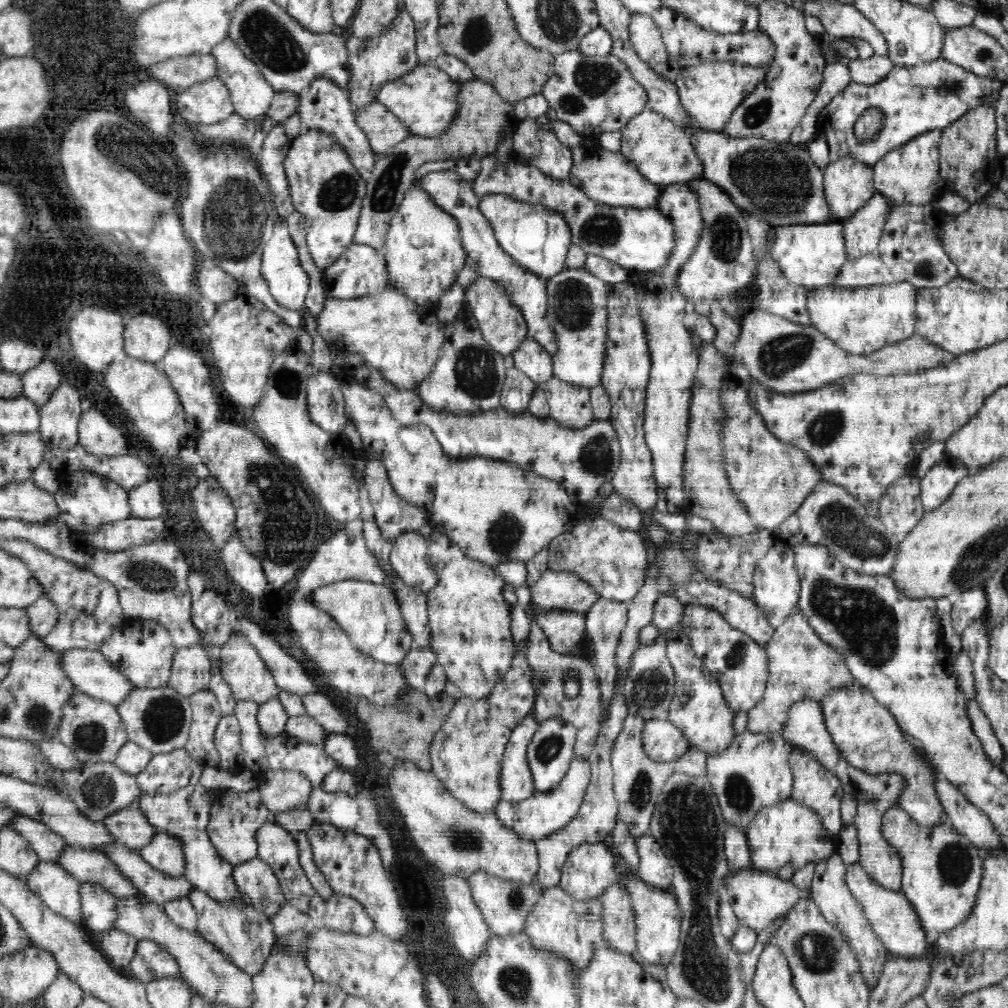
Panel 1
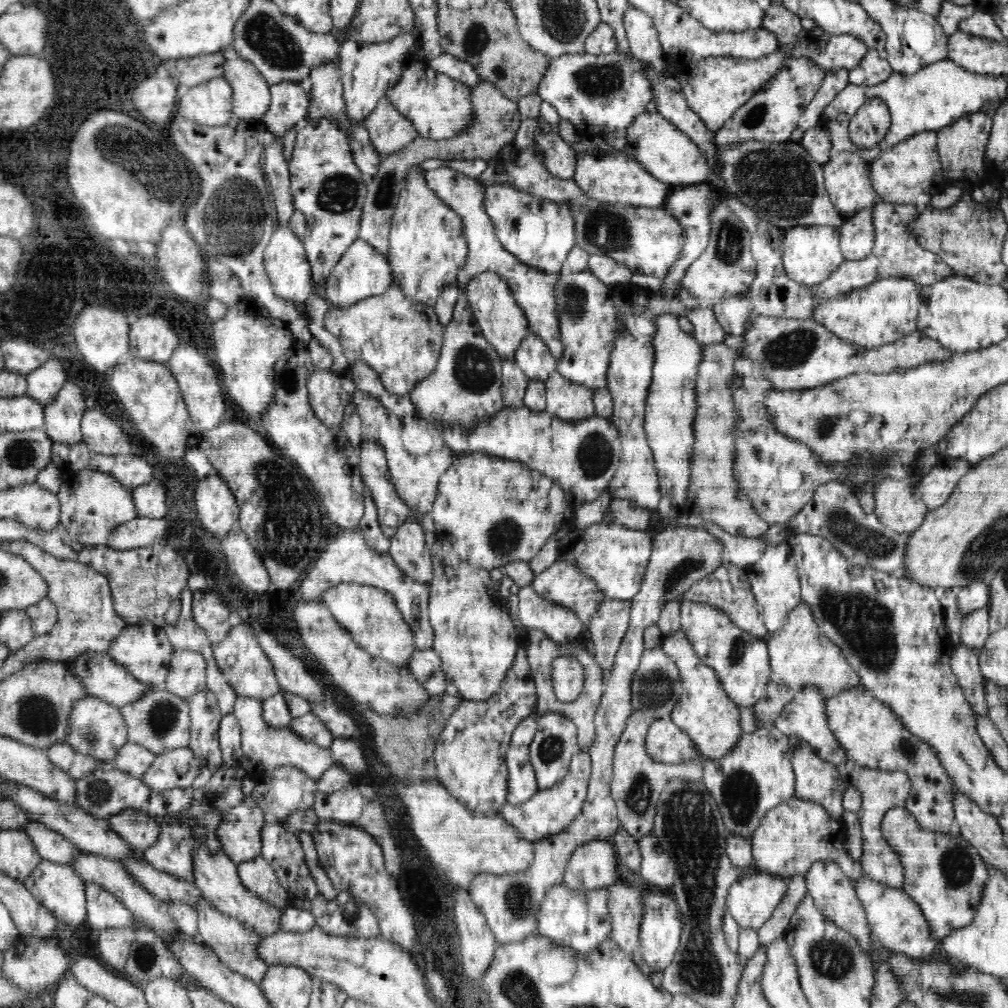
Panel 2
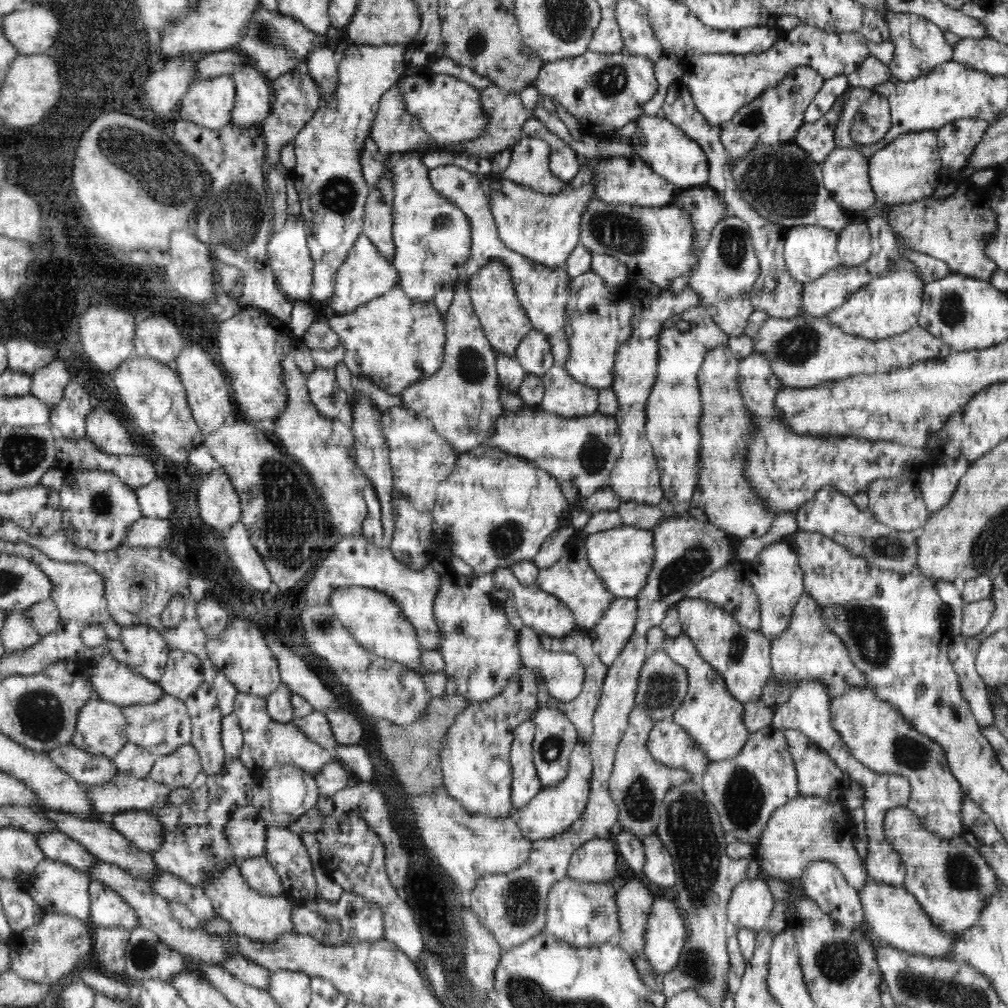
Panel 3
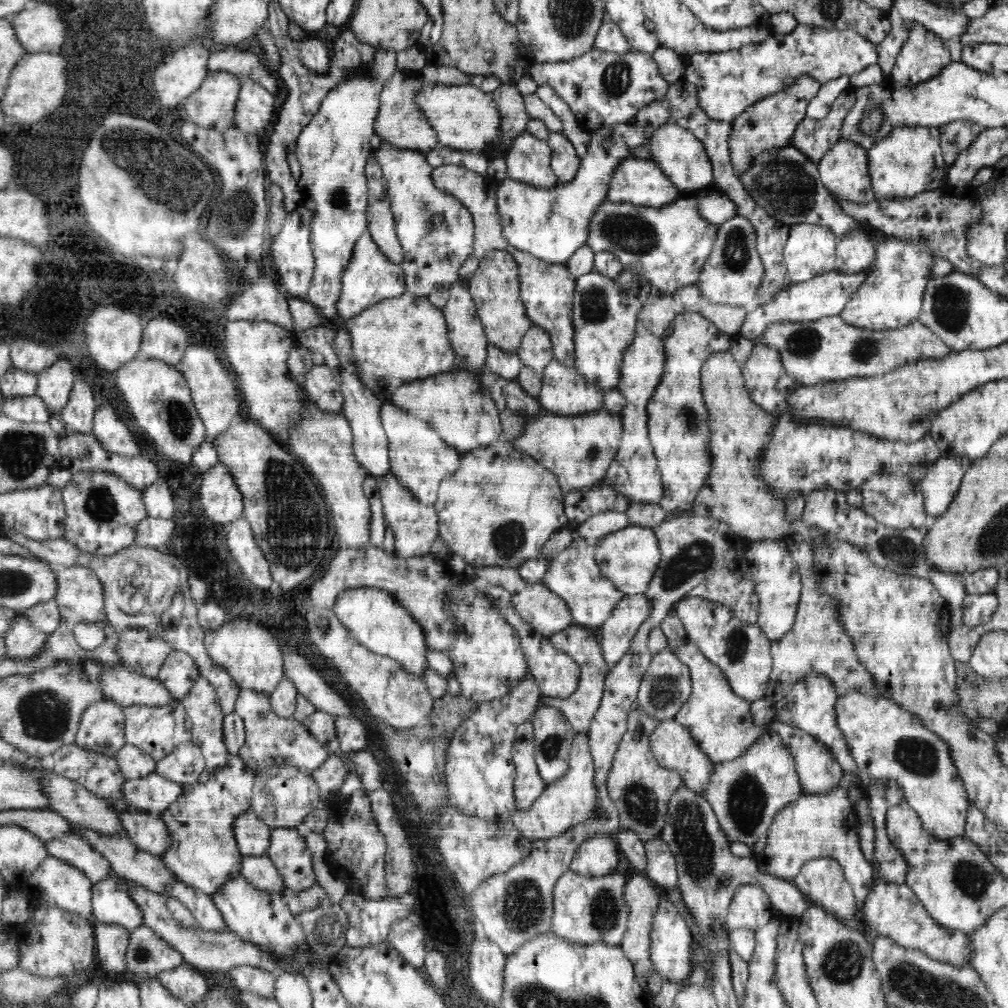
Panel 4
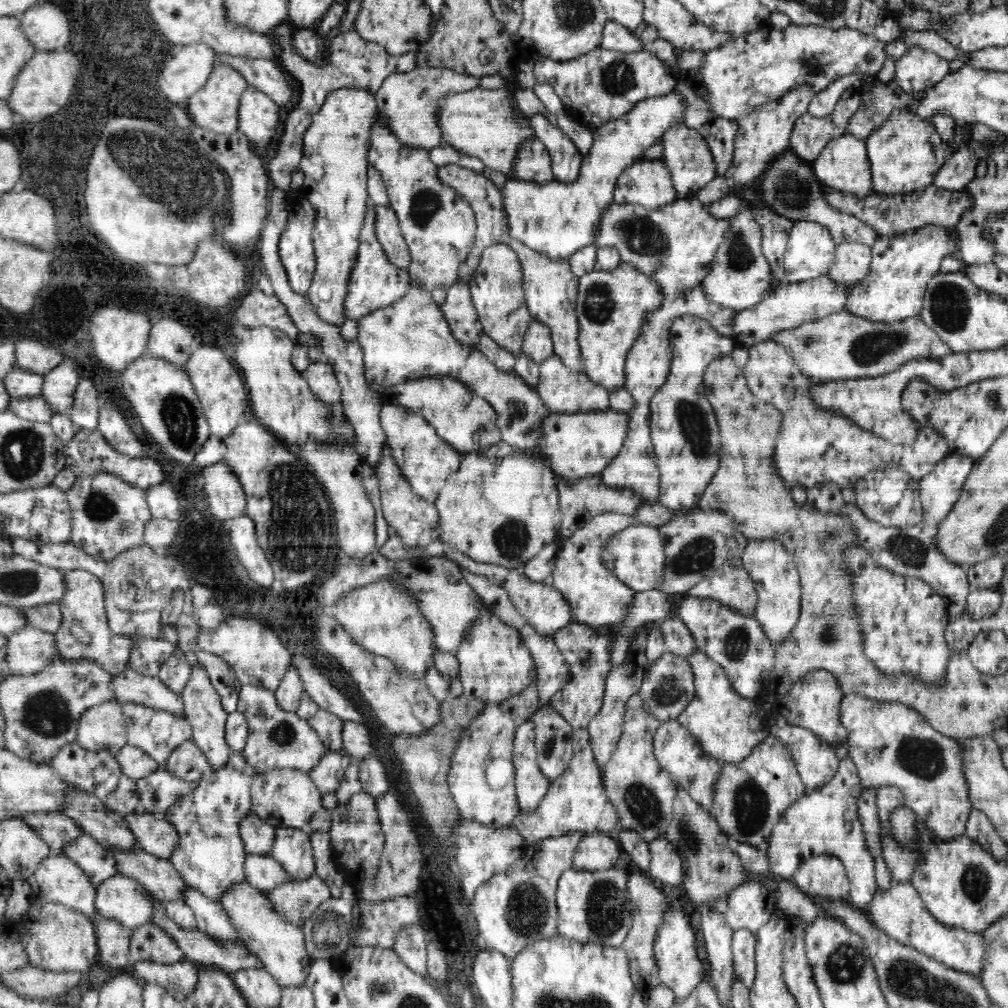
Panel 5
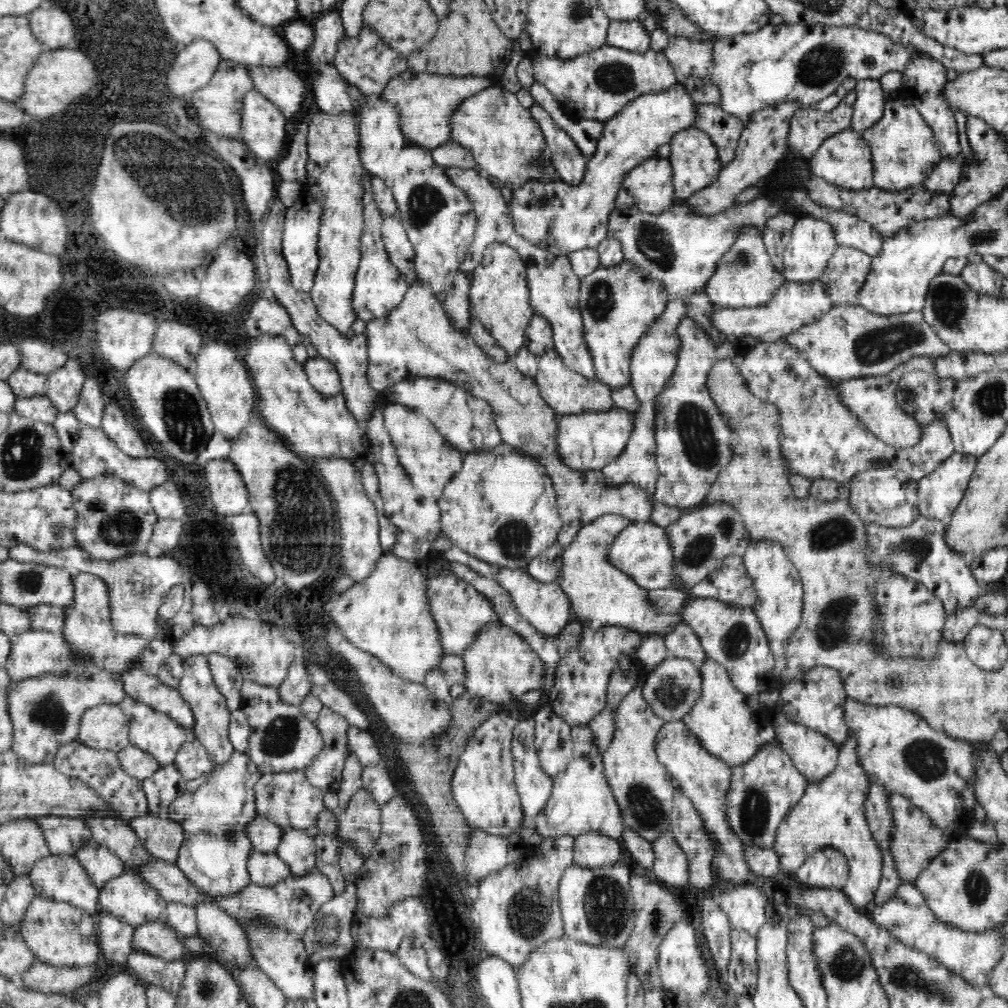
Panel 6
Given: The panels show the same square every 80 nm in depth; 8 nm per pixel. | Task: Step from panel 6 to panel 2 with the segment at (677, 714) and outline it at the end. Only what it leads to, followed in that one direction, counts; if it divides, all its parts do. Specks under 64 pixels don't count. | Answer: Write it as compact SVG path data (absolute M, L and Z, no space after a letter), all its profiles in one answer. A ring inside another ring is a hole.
M645 649L632 681L632 708L641 711L651 722L670 719L674 707L680 702L682 692L681 670L676 662L662 650Z

